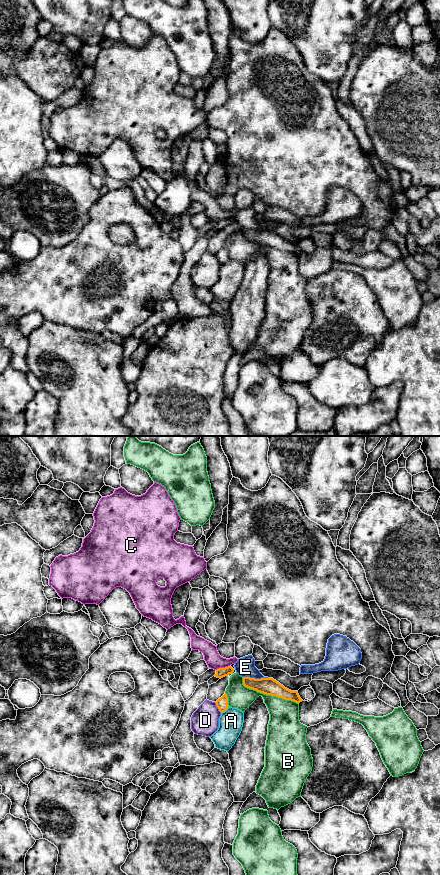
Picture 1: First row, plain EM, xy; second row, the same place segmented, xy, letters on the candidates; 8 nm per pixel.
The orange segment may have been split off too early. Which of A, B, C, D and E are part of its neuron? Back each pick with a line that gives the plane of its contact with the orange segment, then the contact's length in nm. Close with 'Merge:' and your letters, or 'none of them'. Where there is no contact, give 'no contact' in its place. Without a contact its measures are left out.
Merge: none of them

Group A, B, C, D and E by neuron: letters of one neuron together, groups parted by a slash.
A / B / C E / D

